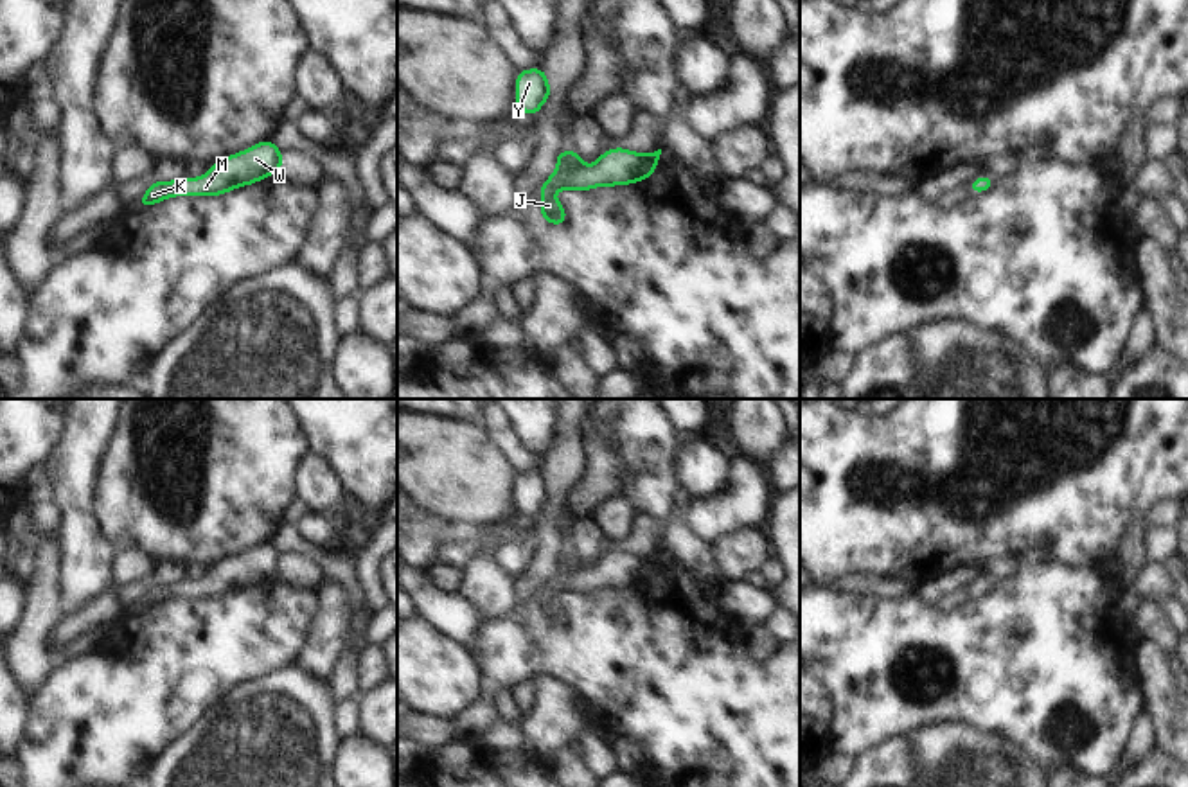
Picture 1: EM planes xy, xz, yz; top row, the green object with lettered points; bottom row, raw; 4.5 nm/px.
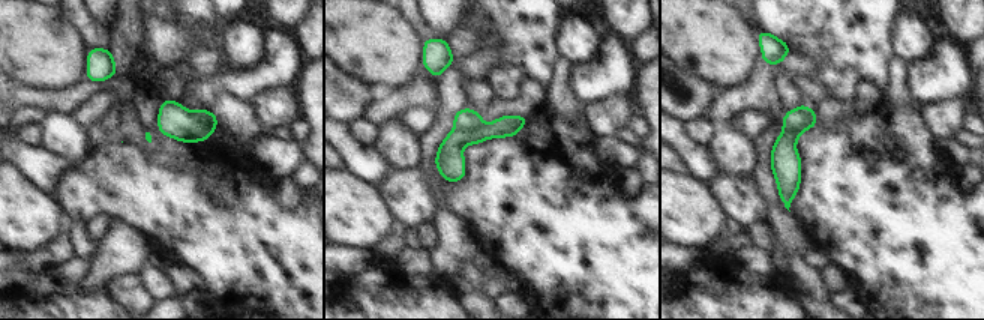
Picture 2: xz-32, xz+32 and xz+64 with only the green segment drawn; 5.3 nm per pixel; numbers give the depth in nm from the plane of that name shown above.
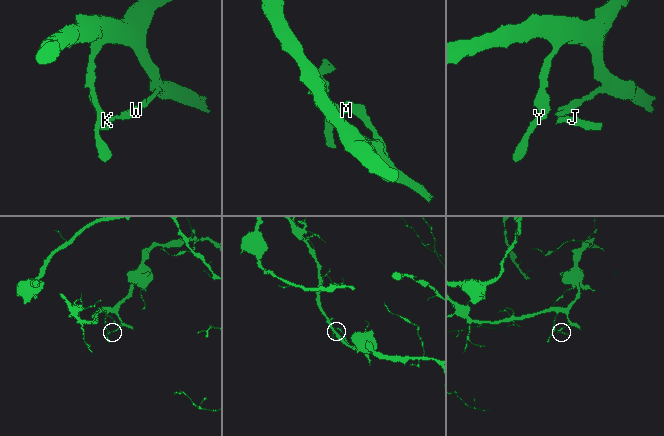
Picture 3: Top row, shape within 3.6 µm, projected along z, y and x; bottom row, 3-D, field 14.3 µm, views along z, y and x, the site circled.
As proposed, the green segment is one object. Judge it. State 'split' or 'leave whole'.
leave whole

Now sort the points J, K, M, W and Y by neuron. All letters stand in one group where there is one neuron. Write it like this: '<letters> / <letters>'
J K M W Y

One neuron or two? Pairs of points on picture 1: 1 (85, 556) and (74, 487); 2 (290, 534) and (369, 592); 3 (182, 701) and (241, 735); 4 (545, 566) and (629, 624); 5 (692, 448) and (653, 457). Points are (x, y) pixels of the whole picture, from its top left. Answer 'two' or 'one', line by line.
1: one
2: two
3: two
4: two
5: two

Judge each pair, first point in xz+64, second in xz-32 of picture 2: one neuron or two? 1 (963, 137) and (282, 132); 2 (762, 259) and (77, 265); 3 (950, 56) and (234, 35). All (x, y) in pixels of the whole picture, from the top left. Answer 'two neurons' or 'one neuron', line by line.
1: one neuron
2: one neuron
3: two neurons

